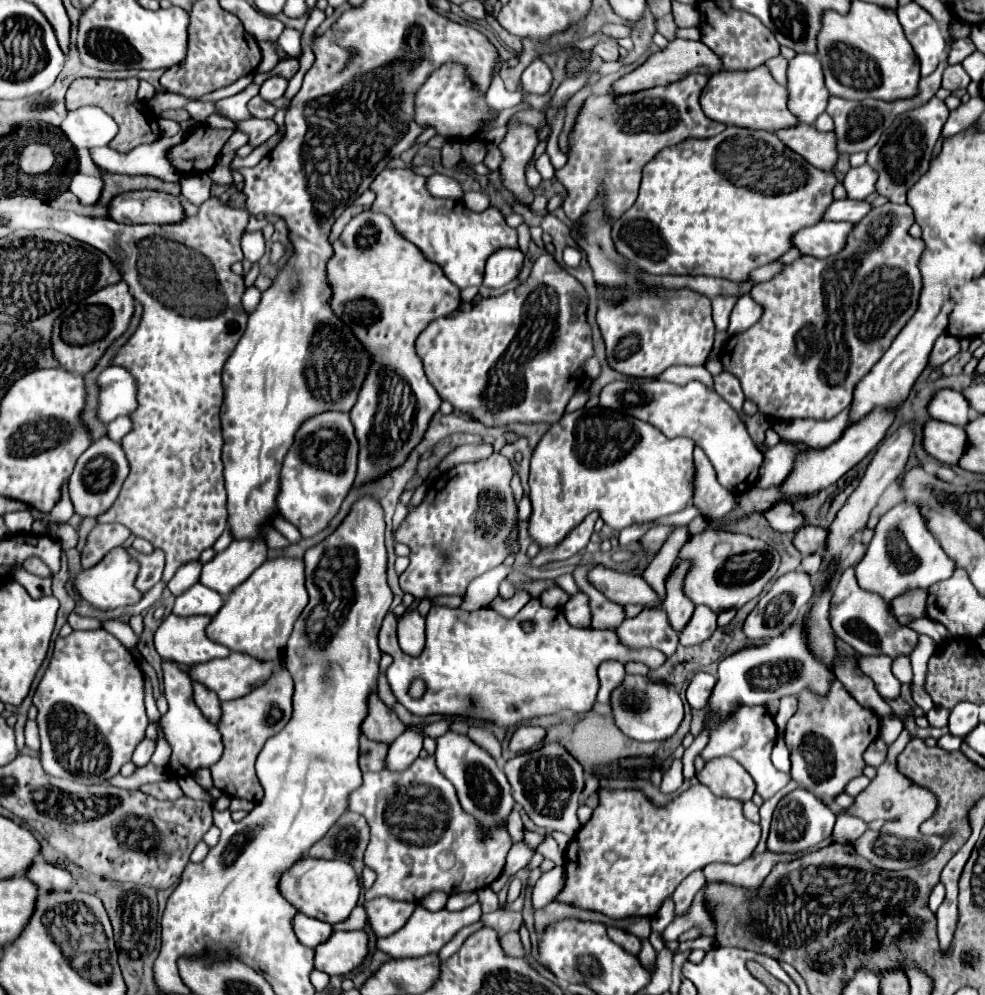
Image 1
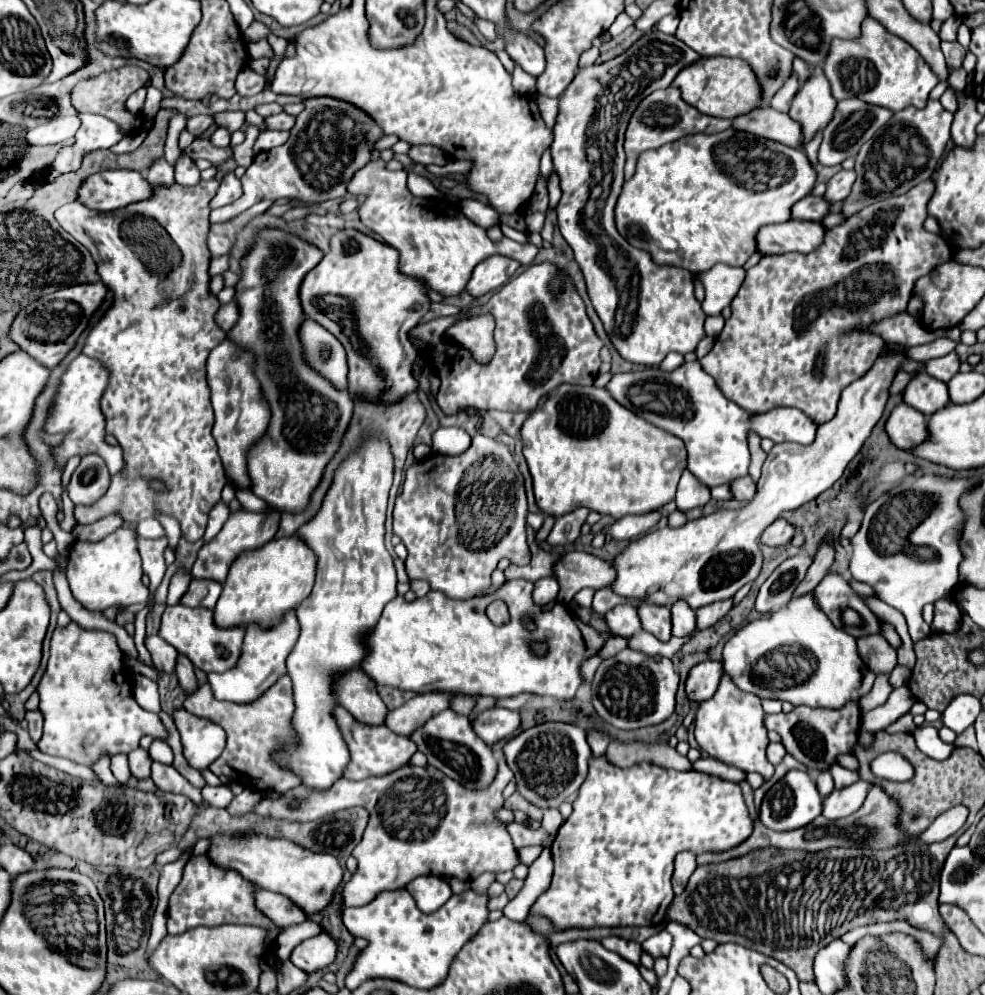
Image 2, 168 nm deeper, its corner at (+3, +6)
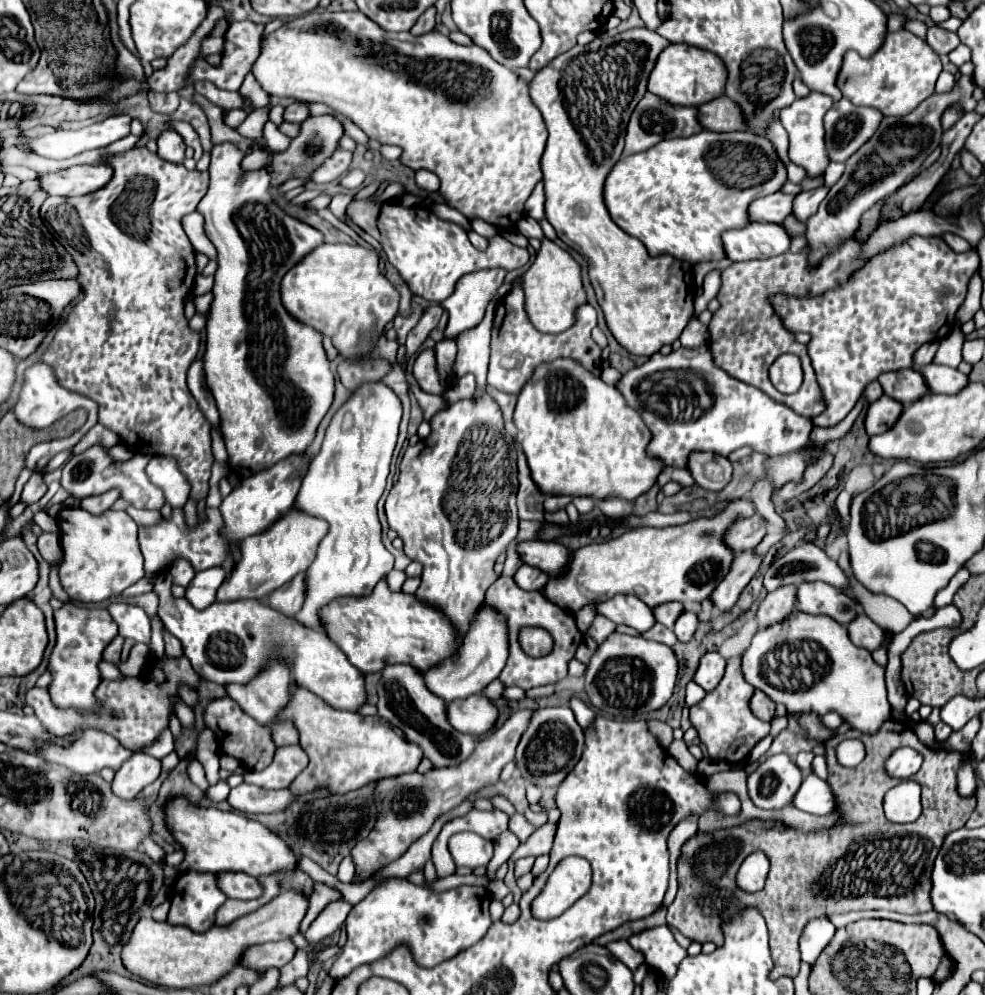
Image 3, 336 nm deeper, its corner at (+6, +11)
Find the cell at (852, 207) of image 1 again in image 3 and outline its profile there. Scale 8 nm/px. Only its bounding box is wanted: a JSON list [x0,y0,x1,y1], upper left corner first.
[750,193,794,223]

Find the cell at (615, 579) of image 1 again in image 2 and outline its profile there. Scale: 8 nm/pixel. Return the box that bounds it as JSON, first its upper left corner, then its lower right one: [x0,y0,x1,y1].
[553,550,615,604]

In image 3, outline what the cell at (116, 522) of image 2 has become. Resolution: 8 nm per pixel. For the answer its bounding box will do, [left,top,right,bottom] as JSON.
[82,489,120,513]

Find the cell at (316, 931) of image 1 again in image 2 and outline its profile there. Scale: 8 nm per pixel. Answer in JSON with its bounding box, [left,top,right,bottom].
[255,888,307,928]

